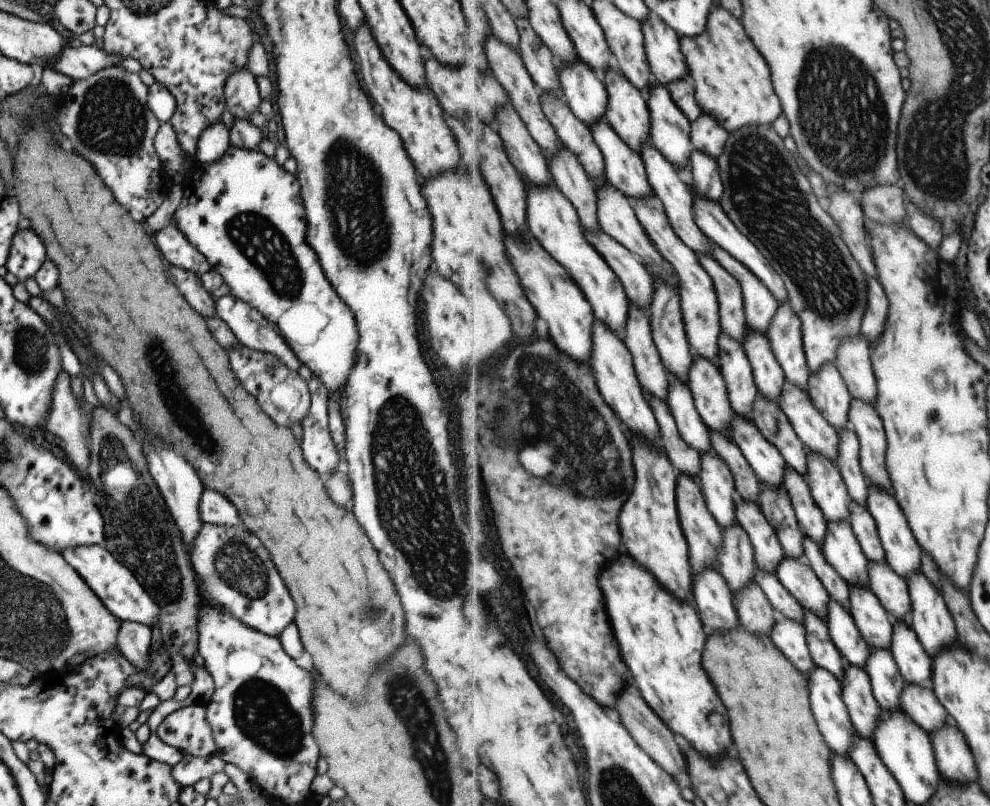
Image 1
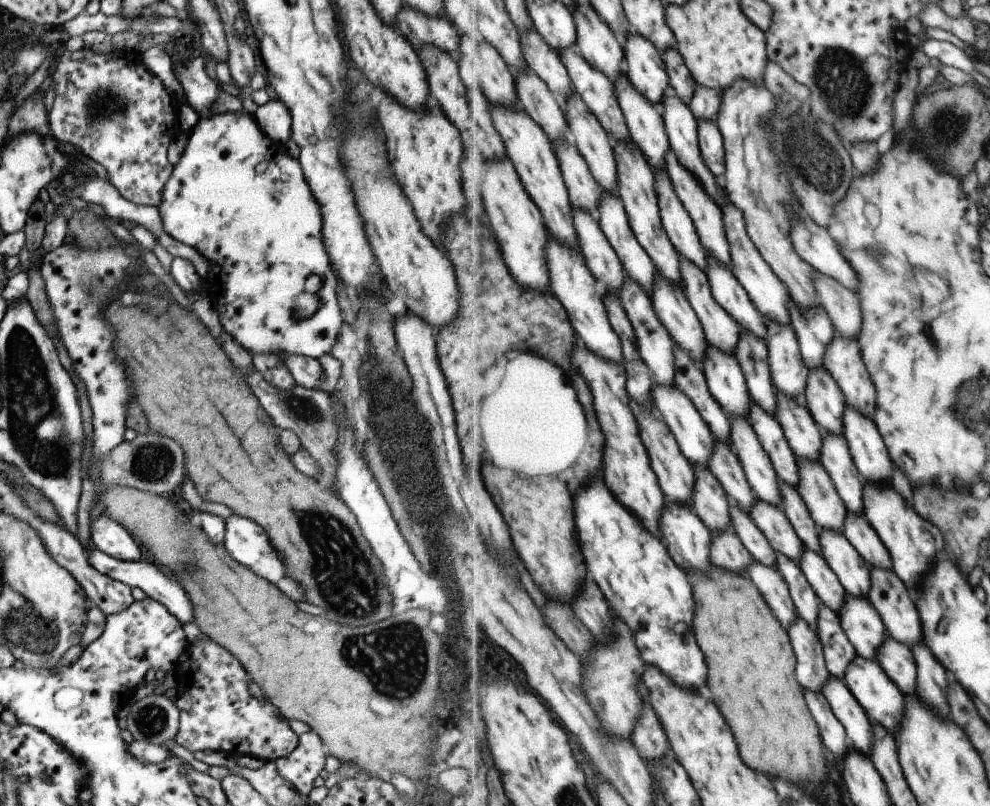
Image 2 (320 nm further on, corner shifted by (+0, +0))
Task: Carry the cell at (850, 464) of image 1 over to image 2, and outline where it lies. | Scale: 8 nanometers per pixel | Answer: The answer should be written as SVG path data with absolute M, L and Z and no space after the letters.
M826 367L810 369L805 405L823 430L843 435L846 396Z

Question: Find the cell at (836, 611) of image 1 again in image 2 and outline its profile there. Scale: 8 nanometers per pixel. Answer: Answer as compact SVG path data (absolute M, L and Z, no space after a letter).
M805 546L798 563L807 580L819 595L821 602L829 605L836 613L840 614L846 601L846 588L841 584L839 577L829 566L825 557Z

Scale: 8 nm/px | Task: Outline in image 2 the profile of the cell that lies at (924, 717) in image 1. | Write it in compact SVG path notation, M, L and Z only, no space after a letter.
M887 634L885 642L878 648L877 661L884 667L885 672L900 686L905 695L915 695L918 686L918 664L912 648L904 642L899 642L891 634Z

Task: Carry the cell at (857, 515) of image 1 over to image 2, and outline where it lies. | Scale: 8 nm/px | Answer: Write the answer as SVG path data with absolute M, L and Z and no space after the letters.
M823 430L823 436L820 461L836 483L836 489L844 498L848 510L863 513L865 482L851 456L848 440L843 435L829 433L827 430Z

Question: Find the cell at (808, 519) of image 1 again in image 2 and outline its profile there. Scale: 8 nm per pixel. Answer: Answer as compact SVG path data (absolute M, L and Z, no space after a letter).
M753 397L750 402L750 422L769 453L779 480L797 487L800 481L798 458L793 452L781 423L769 414Z

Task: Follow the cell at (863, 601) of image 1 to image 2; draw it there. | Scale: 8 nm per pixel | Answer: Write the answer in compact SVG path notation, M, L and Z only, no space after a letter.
M821 529L822 555L839 577L849 595L869 597L872 567L856 546L841 532Z

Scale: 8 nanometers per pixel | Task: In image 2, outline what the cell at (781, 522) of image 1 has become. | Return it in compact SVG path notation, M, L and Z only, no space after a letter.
M729 414L732 424L730 442L744 465L746 477L759 499L784 508L781 481L769 453L763 448L750 419Z

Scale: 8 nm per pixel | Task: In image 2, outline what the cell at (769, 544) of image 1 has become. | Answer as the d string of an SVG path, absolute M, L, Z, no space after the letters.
M715 440L715 442L715 453L707 465L721 481L731 502L750 514L757 496L746 477L744 465L741 464L733 446L727 441Z

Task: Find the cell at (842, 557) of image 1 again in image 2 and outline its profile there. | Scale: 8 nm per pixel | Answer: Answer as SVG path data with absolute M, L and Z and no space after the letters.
M798 458L800 481L798 491L807 503L820 529L844 529L848 507L836 489L829 471L819 460Z

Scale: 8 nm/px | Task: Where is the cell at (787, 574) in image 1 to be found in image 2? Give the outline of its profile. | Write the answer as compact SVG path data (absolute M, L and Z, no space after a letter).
M757 497L750 515L777 552L793 560L800 560L805 548L804 542L784 509Z

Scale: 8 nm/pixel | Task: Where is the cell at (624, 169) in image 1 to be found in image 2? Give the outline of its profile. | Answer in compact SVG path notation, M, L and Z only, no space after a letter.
M575 44L568 49L559 50L563 64L568 68L575 90L583 97L589 110L601 121L605 130L610 134L611 140L628 141L630 130L626 118L616 95L616 86L607 74L602 73L597 67L584 57L579 45Z

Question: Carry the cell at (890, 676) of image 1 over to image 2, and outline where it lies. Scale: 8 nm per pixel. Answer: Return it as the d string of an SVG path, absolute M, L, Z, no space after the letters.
M847 594L840 610L840 617L843 628L857 649L858 655L877 660L878 648L888 637L888 628L869 597Z

